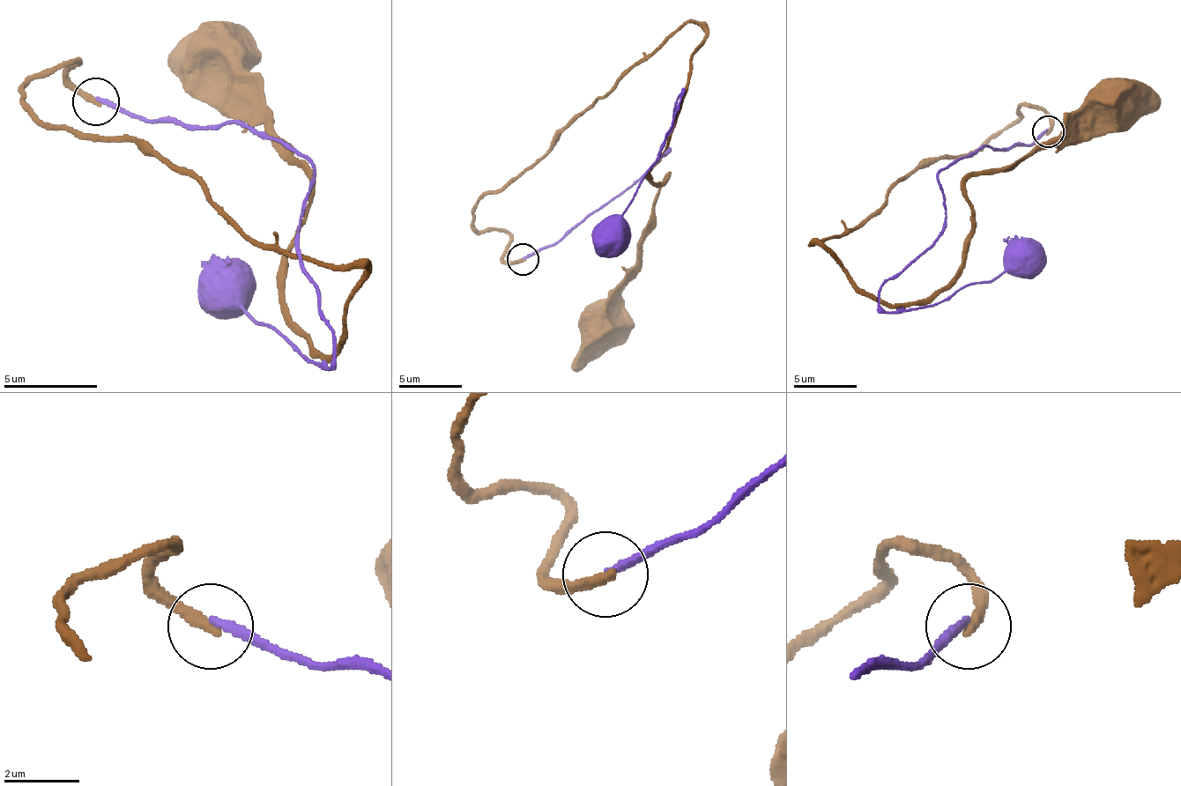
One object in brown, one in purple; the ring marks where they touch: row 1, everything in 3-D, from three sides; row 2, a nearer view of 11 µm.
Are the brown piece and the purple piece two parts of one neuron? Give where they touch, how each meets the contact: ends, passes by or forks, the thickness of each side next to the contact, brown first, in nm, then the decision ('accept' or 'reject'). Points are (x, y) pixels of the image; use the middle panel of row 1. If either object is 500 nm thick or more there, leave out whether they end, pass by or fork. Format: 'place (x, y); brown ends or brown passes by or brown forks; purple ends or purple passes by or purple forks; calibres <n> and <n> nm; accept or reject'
place (523, 259); brown ends; purple ends; calibres 340 and 220 nm; reject

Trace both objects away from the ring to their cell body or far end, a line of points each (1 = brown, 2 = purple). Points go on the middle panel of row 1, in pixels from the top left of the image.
1: (522, 258), (502, 258), (509, 235), (477, 229), (474, 207), (696, 23), (649, 172), (668, 175), (611, 324)
2: (525, 258), (560, 242), (671, 150), (658, 156), (684, 90), (664, 147), (623, 213), (623, 229), (611, 235)

